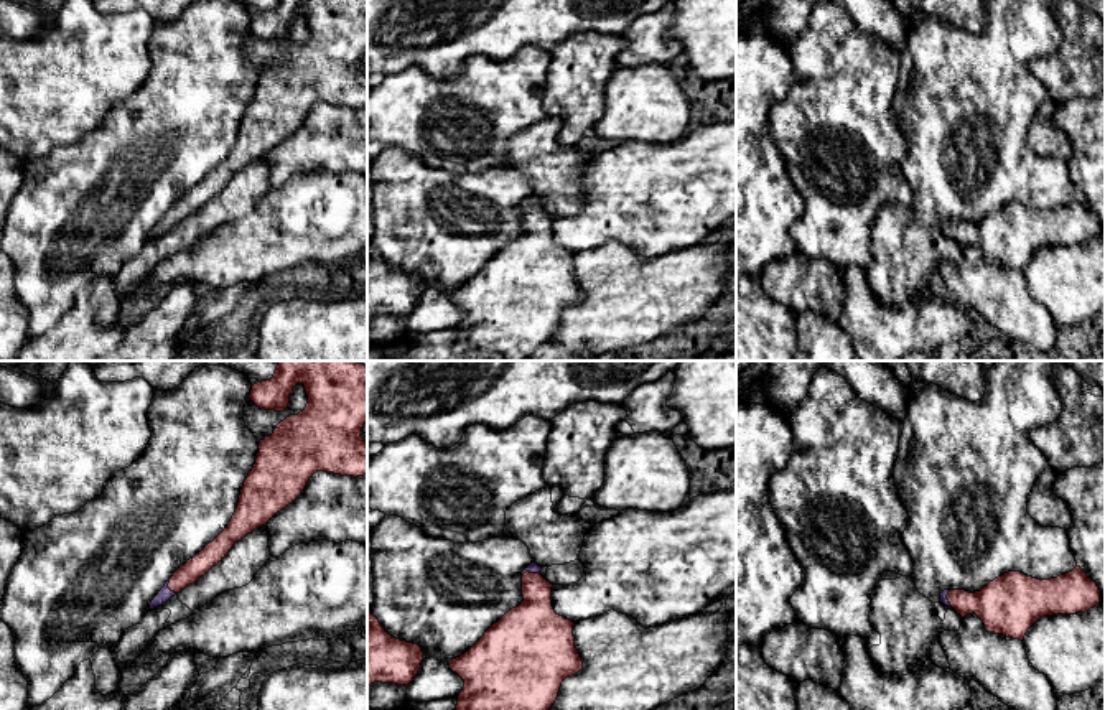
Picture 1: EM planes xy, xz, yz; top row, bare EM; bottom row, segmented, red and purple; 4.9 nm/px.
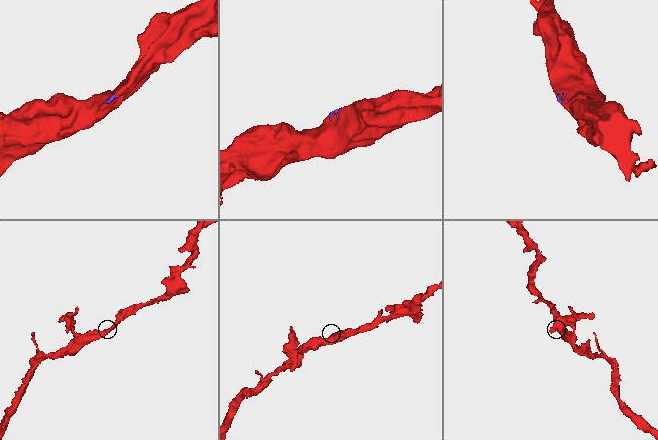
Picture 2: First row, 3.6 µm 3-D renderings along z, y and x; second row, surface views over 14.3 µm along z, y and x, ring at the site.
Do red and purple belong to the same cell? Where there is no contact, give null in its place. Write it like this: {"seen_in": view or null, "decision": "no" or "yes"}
{"seen_in": "xy", "decision": "yes"}

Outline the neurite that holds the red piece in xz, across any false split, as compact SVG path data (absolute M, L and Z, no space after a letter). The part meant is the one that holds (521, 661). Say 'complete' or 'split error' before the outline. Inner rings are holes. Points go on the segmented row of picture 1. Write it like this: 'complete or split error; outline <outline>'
split error; outline M532 562L522 572L524 601L494 623L469 651L450 661L450 669L464 680L456 710L548 710L562 682L583 669L575 647L575 623L555 613L553 585L540 570Z

